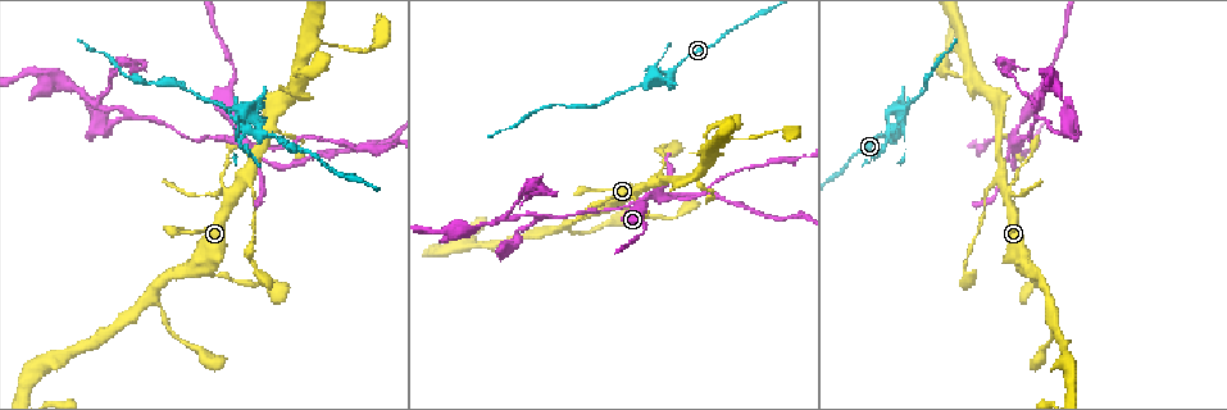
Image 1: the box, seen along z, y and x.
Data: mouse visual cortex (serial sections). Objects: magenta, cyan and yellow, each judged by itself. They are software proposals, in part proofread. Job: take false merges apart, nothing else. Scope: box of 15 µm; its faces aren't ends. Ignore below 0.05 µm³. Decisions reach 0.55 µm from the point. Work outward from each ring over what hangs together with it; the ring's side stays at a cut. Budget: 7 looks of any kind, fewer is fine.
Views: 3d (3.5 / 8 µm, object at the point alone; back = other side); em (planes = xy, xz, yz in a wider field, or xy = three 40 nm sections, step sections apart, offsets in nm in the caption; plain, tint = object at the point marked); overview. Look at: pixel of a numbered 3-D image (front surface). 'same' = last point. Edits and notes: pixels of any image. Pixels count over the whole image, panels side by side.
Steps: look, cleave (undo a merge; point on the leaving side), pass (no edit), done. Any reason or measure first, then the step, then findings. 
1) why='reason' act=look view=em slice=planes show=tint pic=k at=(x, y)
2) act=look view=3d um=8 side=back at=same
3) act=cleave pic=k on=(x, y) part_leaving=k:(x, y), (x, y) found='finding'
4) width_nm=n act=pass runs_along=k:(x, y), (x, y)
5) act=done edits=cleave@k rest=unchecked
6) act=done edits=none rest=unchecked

why='sudden change in width' act=look view=3d um=3.5 pic=1 at=(1017, 124)

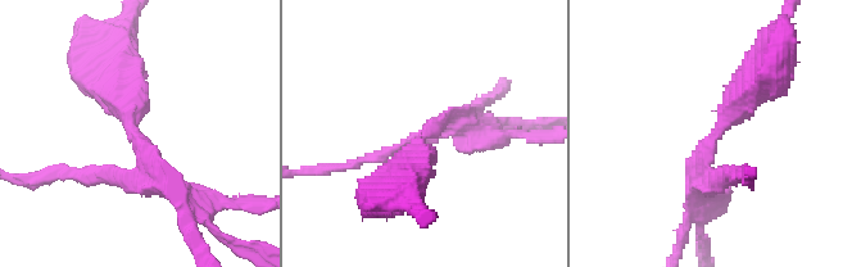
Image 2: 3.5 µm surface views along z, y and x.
act=look view=em slice=xy step=2 show=tint pic=2 at=(136, 138)

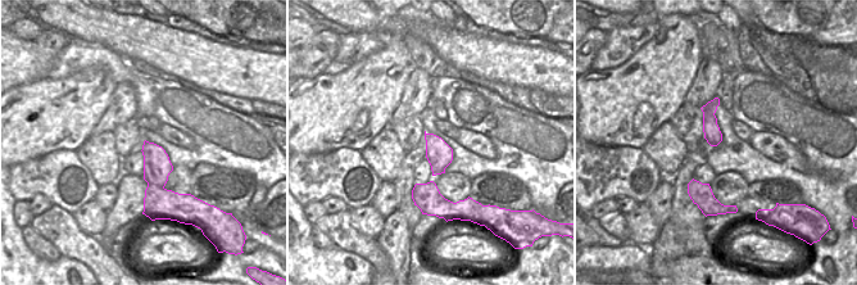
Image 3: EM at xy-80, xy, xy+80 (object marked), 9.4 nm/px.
width_nm=240 act=cleave pic=2 on=(98, 176) part_leaving=2:(137, 170), (126, 177), (27, 177) found='two cells meet here'

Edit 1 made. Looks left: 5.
why='abrupt turn' act=look view=3d um=3.5 pic=1 at=(651, 86)

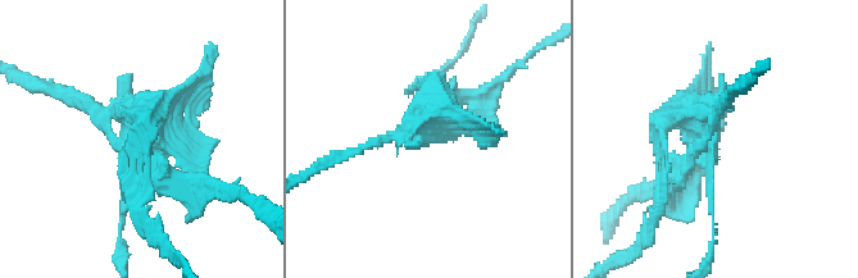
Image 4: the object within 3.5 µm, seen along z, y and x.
act=look view=em slice=xy step=1 show=tint pic=4 at=(430, 131)

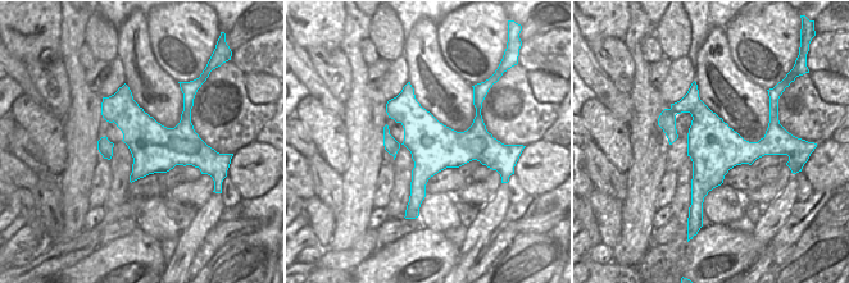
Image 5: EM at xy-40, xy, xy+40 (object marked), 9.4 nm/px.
act=cleave pic=4 on=(146, 131) found='a second cell is stuck on'

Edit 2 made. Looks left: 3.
act=look view=overview

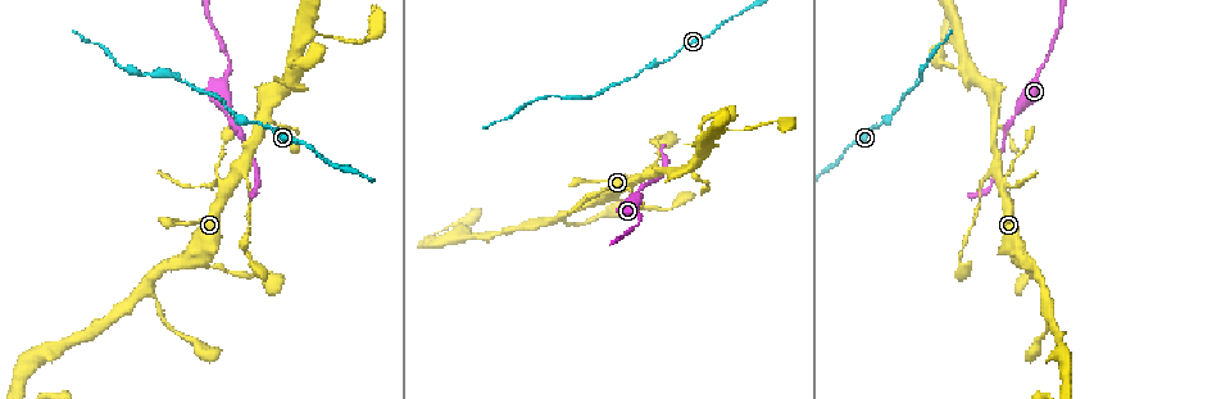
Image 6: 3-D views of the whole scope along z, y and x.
why='narrows sharply' act=look view=3d um=8 pic=6 at=(162, 319)

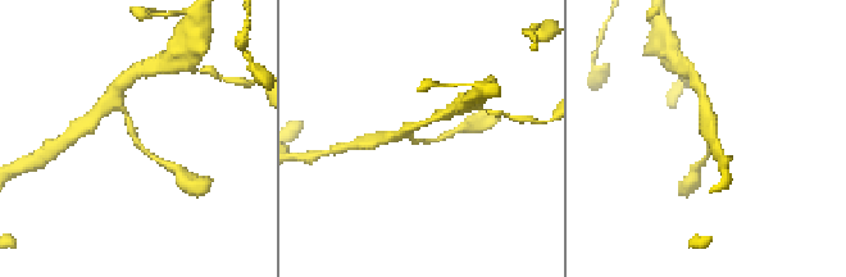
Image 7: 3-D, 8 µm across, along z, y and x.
why='closer look' act=look view=3d um=3.5 pic=7 at=(424, 143)

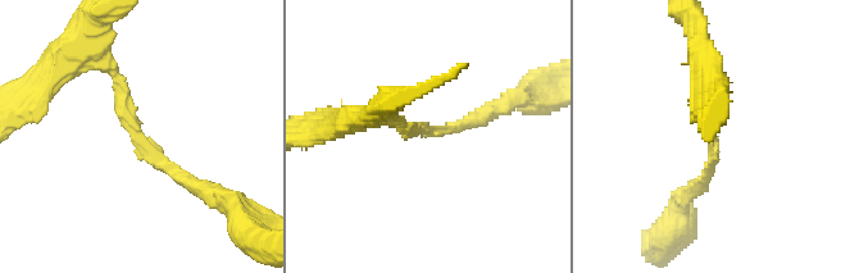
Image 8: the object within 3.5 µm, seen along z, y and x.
arm_widths_nm=150,150 act=pass runs_along=8:(110, 67), (133, 137), (204, 192) found='continuous, no second cell'

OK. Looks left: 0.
act=done edits=cleave@2,cleave@4 rest=unchecked

